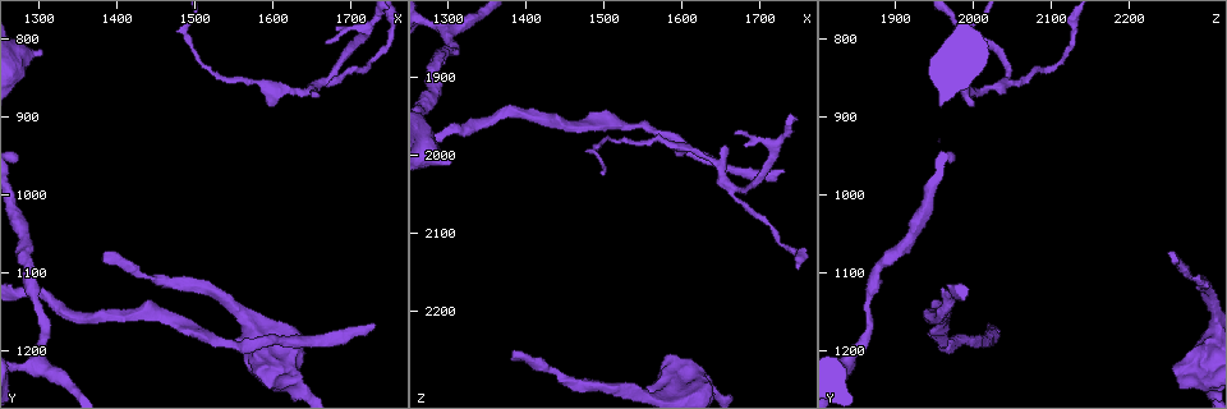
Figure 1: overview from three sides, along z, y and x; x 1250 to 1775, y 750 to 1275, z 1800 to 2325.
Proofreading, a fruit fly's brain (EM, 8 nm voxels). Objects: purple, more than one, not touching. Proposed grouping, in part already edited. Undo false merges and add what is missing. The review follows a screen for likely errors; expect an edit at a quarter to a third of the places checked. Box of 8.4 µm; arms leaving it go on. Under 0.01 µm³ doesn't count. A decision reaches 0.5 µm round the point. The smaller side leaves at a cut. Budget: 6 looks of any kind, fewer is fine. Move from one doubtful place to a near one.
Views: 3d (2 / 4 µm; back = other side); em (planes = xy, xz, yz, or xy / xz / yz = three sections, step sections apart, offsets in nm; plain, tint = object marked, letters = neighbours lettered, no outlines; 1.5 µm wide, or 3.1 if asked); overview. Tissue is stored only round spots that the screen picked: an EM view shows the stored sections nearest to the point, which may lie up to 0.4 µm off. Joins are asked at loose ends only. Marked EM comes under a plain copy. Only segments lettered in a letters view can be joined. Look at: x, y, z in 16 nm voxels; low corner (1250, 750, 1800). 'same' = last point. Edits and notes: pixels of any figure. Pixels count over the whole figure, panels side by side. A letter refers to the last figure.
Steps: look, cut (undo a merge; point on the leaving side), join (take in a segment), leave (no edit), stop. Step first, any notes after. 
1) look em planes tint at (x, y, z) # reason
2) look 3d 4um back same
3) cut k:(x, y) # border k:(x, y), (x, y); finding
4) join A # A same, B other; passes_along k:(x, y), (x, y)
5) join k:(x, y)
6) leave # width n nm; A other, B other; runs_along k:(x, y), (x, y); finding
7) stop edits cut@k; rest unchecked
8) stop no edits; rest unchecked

look em planes letters at (1665, 855, 2045)

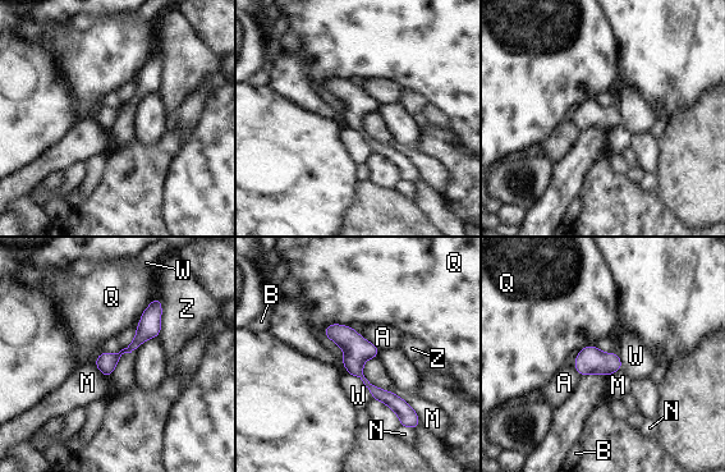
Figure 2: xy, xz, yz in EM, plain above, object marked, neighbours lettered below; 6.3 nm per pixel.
leave # width 120 nm; A other, B other, M other, N other, Q other, W other, Z other; runs_along 2:(329, 330), (353, 351), (359, 375), (407, 418); one neuron here

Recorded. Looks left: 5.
look em planes letters at (1305, 820, 2010) # stops while still wide

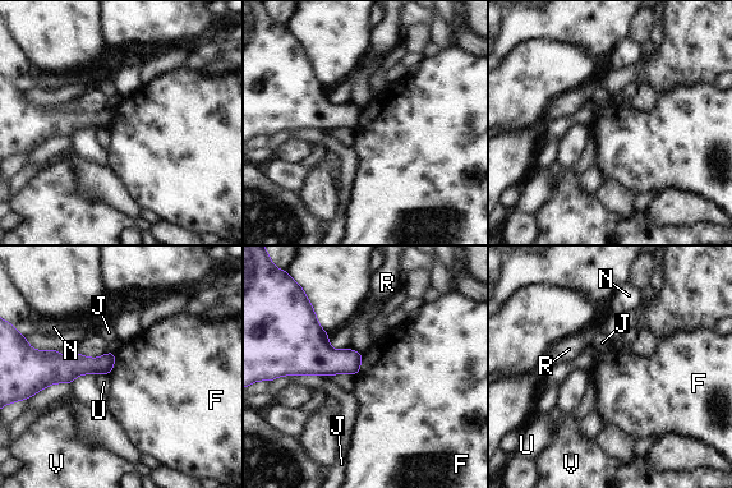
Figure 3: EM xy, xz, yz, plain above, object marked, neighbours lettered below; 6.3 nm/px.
leave # F other, J other, N other, R other, U other, V other; border 3:(115, 351), (115, 364), (109, 374); no lettered segment goes on from it

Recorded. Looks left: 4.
look 3d 4um at (1545, 1195, 1960) # thin neck

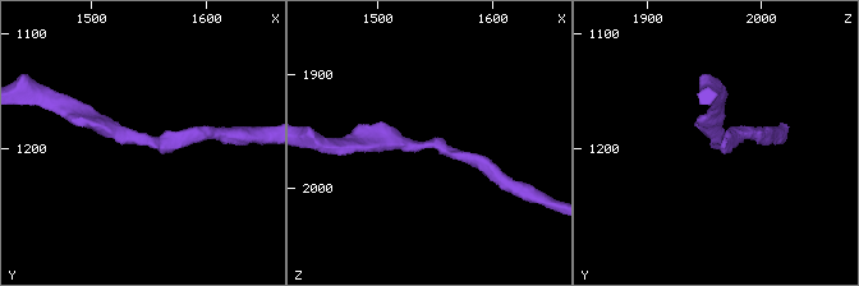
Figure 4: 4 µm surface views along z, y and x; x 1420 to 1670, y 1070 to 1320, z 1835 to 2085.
look em planes tint at (1544, 1190, 1960) # arm_widths 200, 220 nm; need the tissue

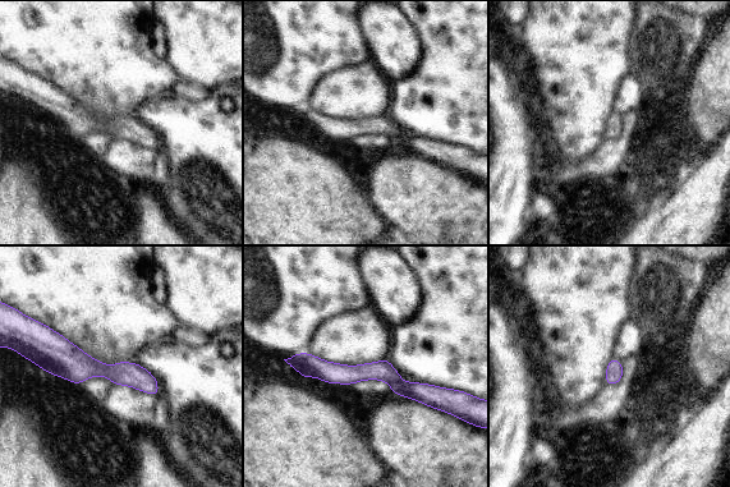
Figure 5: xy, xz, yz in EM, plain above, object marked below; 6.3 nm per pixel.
look em planes letters same # see the neighbours

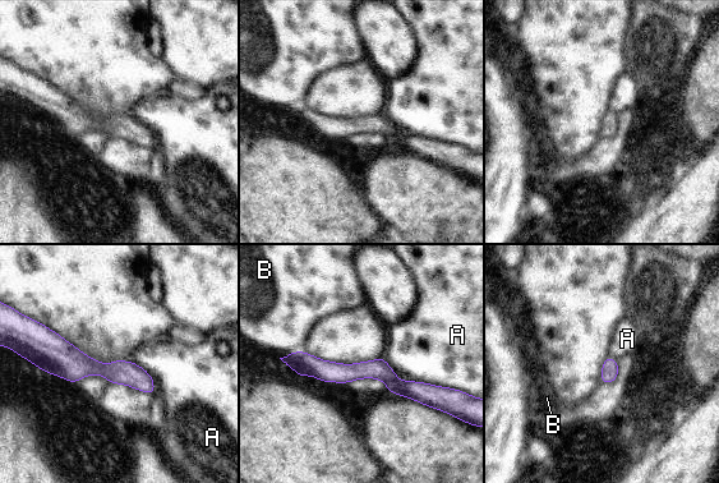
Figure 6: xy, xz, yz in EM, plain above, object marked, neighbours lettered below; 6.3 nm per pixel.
leave # width 110 nm; A other, B other; border 6:(383, 359), (400, 380), (448, 387); all the same neuron

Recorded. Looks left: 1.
stop no edits; rest unchecked

